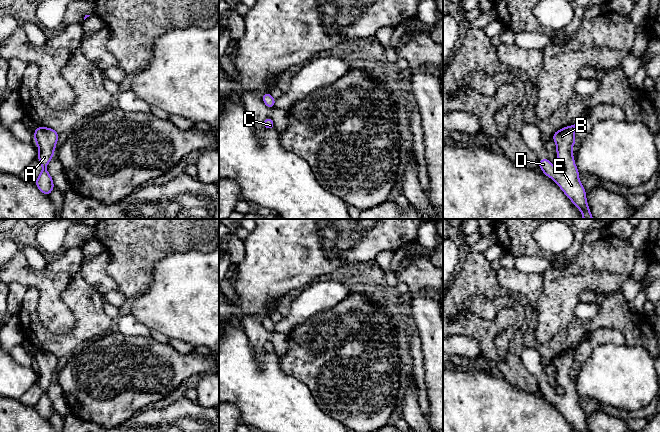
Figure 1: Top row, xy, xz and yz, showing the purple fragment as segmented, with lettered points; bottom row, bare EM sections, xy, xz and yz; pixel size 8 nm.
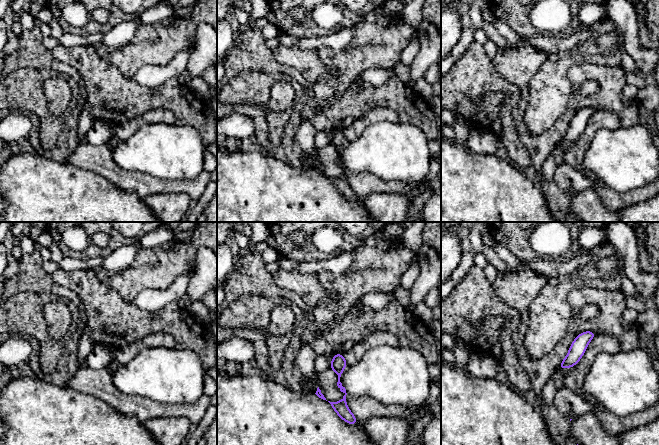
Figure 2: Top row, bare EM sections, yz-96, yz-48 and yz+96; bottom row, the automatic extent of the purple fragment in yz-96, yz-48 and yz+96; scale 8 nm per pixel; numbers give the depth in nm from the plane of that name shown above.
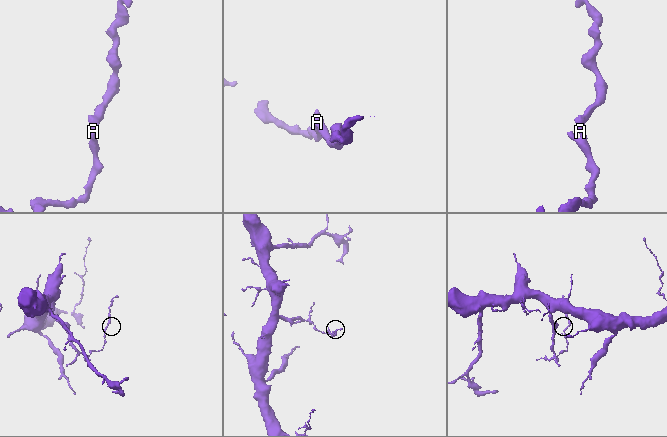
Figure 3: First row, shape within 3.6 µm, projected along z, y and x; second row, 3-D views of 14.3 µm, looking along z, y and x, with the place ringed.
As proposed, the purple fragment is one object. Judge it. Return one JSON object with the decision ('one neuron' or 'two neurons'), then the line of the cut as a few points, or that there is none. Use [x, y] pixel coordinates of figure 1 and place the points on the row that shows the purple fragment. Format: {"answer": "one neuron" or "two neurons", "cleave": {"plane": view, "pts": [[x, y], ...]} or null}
{"answer": "one neuron", "cleave": null}

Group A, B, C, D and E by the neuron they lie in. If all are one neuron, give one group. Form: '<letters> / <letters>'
A B C D E

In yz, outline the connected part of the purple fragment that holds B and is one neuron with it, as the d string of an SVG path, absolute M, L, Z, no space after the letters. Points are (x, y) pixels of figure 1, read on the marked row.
M576 124L562 128L555 132L552 136L556 143L557 159L564 164L565 170L563 172L557 170L555 165L551 164L548 158L539 160L538 163L543 173L553 179L557 183L557 185L562 189L562 191L566 194L566 196L573 202L573 204L582 212L583 219L593 219L589 207L587 205L586 191L579 180L579 171L575 166L575 160L572 155L572 148L574 143L576 142L574 135L575 125Z

